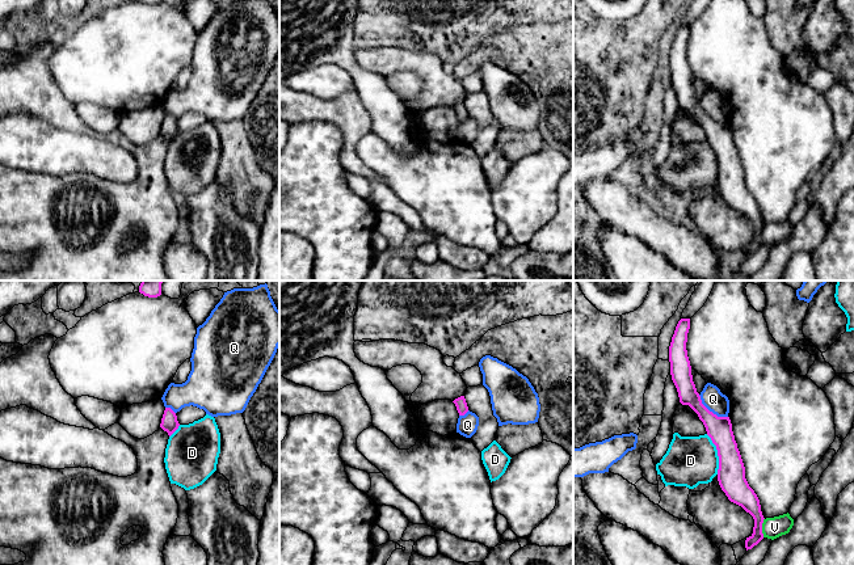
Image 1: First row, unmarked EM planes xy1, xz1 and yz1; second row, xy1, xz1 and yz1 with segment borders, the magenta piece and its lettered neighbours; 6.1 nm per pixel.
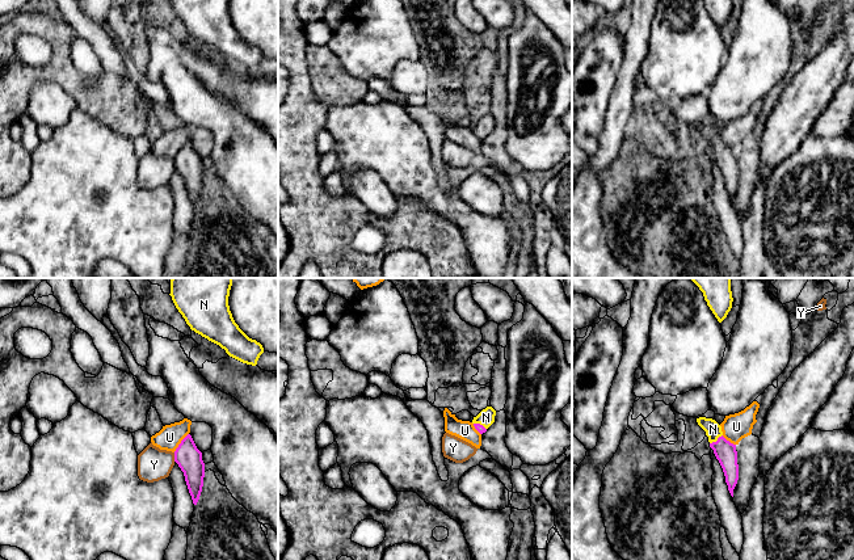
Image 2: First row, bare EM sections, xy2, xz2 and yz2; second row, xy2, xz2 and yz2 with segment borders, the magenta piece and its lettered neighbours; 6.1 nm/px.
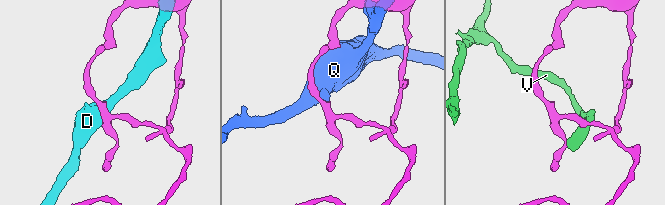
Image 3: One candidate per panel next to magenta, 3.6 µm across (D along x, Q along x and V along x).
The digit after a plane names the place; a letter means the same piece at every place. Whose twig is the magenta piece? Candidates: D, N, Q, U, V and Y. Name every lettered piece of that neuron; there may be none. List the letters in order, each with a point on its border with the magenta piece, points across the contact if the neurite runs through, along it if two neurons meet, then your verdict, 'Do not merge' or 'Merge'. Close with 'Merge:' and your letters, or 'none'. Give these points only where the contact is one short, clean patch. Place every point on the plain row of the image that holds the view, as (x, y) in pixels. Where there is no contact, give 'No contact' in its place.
D: Touches magenta at yz1 (718, 160). Boundary: yz1 (706, 140), (716, 156), (718, 180). Do not merge
N: Touches magenta at yz2 (716, 147). Path across: yz2 (726, 159), (716, 147), (712, 135). Merge
Q: Touches magenta at yz1 (711, 118). Do not merge
U: Touches magenta at xy2 (181, 148). Boundary: xy2 (188, 139), (173, 158). Do not merge
V: Touches magenta at yz1 (761, 233). Boundary: yz1 (764, 224), (762, 243). Do not merge
Y: Touches magenta at xy2 (175, 163). Boundary: xy2 (173, 159), (175, 167). Do not merge
Merge: N

